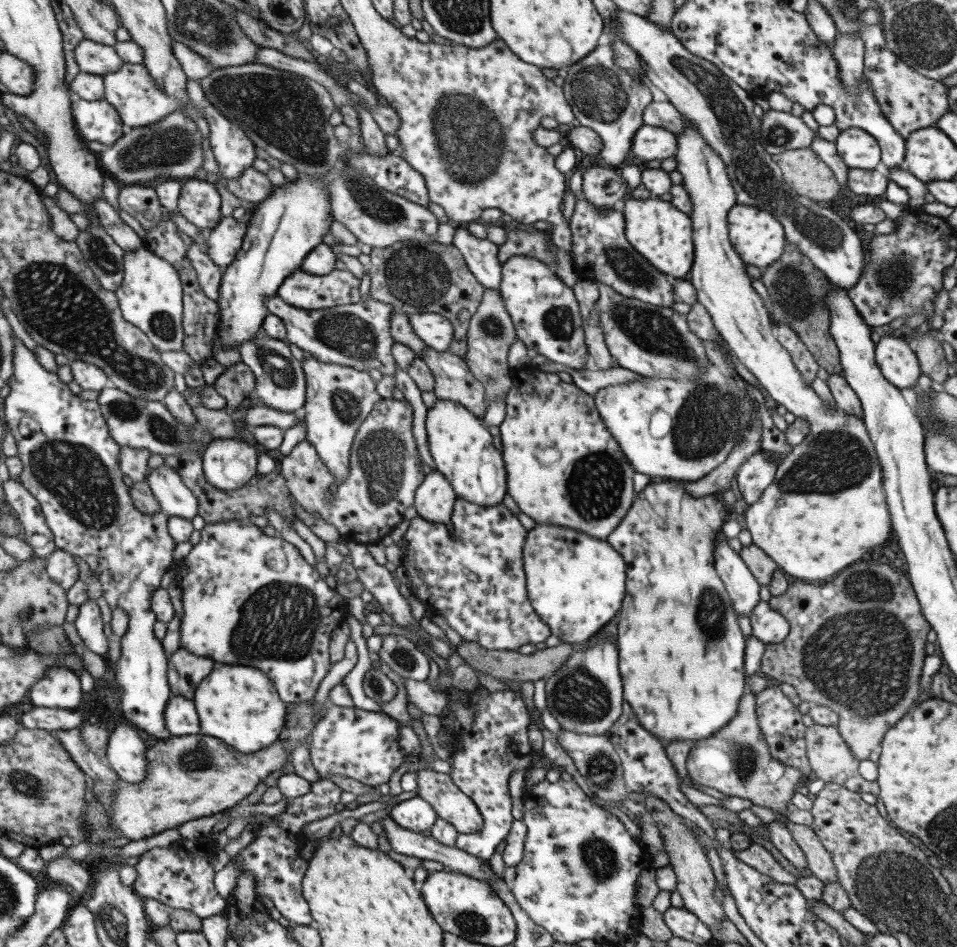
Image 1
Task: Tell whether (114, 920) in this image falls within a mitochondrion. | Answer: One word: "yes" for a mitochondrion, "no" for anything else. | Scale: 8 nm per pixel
yes

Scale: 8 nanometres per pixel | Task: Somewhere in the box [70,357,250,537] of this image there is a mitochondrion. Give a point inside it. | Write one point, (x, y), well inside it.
(123, 409)

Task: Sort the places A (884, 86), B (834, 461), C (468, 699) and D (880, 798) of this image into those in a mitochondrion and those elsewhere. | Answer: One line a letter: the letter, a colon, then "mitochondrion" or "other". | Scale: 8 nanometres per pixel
A: other
B: mitochondrion
C: other
D: other

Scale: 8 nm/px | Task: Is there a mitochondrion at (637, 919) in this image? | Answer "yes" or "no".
no

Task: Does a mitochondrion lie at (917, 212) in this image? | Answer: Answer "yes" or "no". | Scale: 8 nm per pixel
no

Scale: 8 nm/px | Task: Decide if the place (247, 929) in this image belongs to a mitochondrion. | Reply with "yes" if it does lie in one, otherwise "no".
no

